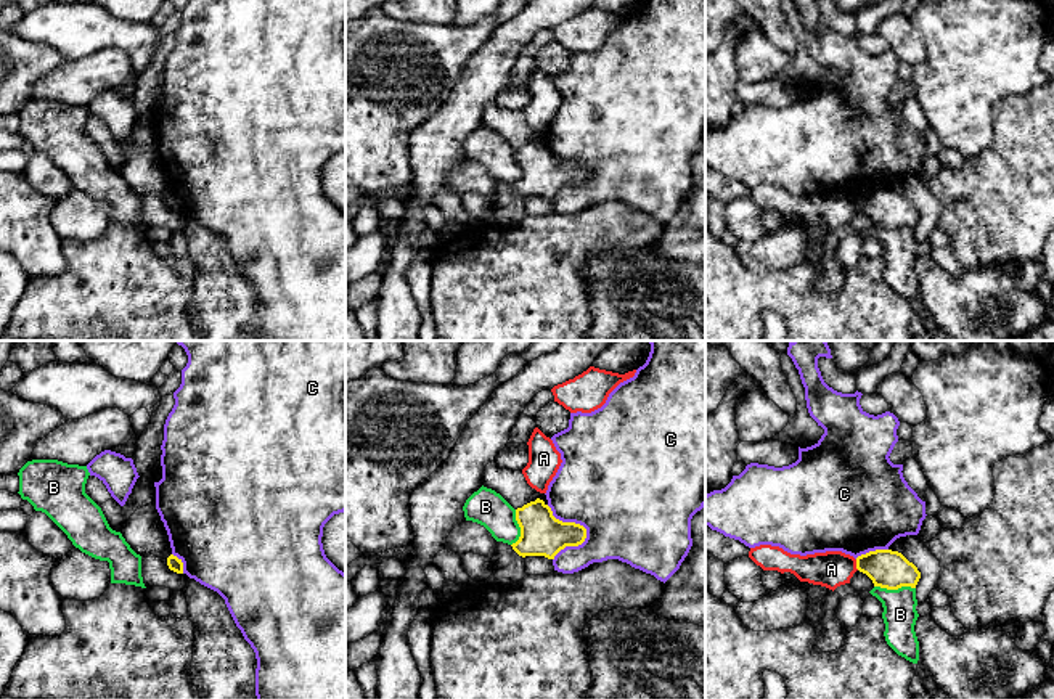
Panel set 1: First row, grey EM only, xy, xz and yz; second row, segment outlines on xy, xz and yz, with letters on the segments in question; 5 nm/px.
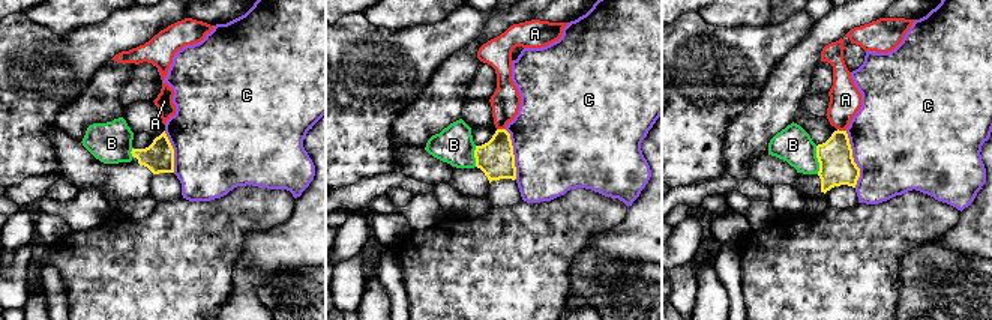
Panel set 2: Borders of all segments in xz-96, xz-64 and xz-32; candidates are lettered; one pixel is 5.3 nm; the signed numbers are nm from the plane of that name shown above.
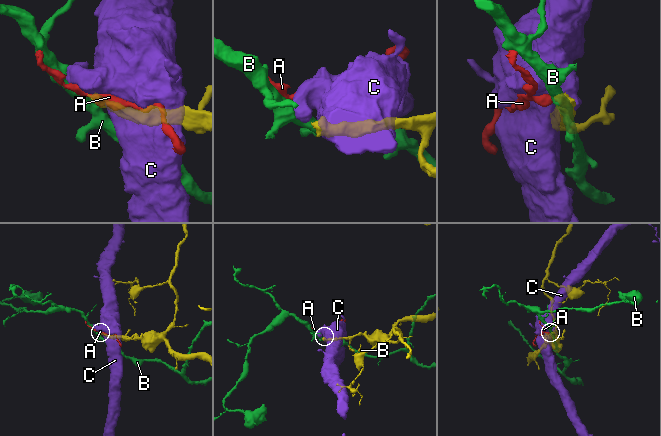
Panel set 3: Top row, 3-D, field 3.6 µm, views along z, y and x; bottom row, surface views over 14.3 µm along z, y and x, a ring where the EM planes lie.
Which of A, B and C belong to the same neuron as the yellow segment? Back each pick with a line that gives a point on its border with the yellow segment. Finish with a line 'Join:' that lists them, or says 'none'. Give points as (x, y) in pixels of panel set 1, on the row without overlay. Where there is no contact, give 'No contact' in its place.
Join: none

